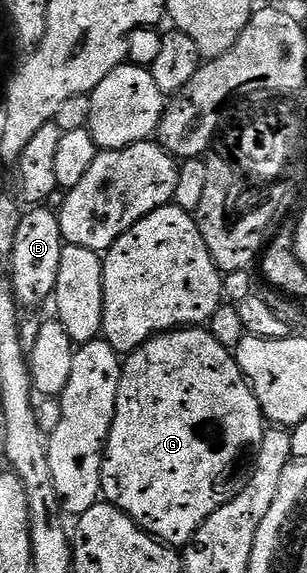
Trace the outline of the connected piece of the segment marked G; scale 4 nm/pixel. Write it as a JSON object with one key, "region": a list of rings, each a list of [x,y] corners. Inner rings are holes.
{"region":[[[181,327],[171,333],[160,333],[152,337],[144,345],[140,345],[134,352],[127,354],[120,370],[120,386],[118,387],[118,403],[112,430],[108,436],[108,446],[104,448],[104,462],[102,463],[102,483],[100,491],[103,500],[109,505],[116,505],[128,516],[137,527],[143,529],[157,541],[163,541],[169,547],[184,547],[200,530],[202,523],[216,510],[216,484],[220,476],[228,469],[228,464],[240,453],[243,445],[255,446],[261,439],[266,428],[266,418],[258,399],[254,395],[251,385],[244,378],[244,372],[238,367],[233,350],[222,347],[218,339],[204,327]]]}

